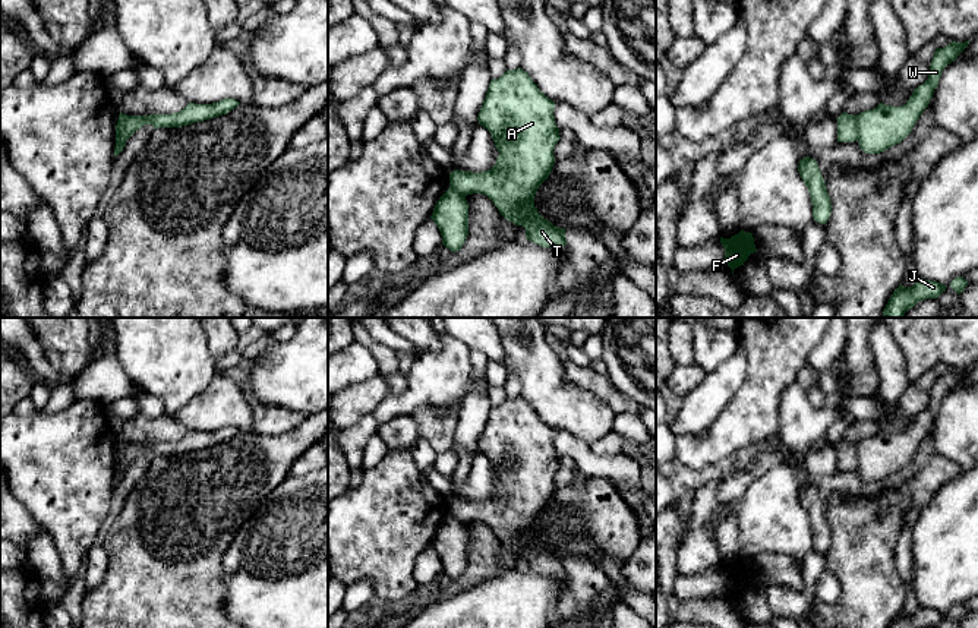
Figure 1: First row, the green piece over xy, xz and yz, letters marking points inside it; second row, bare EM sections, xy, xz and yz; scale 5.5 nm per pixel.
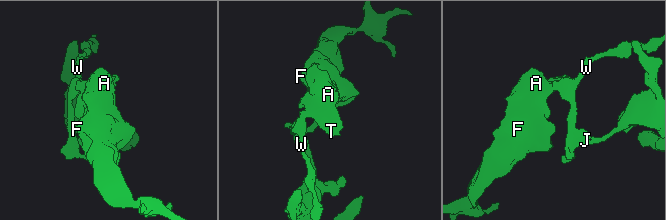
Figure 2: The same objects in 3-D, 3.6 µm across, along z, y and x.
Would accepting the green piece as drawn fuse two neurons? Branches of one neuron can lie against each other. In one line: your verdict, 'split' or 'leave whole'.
split

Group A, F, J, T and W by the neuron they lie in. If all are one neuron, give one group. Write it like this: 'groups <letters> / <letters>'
groups A F T / J W

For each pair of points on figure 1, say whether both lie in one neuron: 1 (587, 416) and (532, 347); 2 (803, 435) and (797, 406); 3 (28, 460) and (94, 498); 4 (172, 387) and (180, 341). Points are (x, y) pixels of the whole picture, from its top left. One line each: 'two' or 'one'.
1: one
2: one
3: one
4: one

